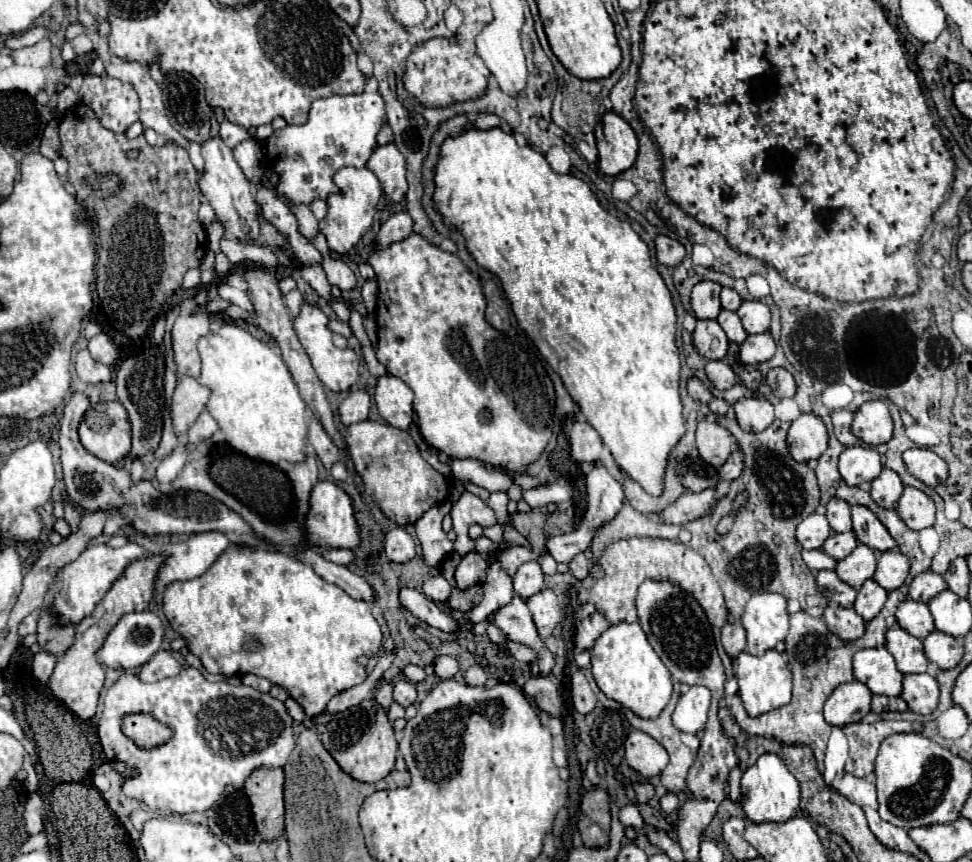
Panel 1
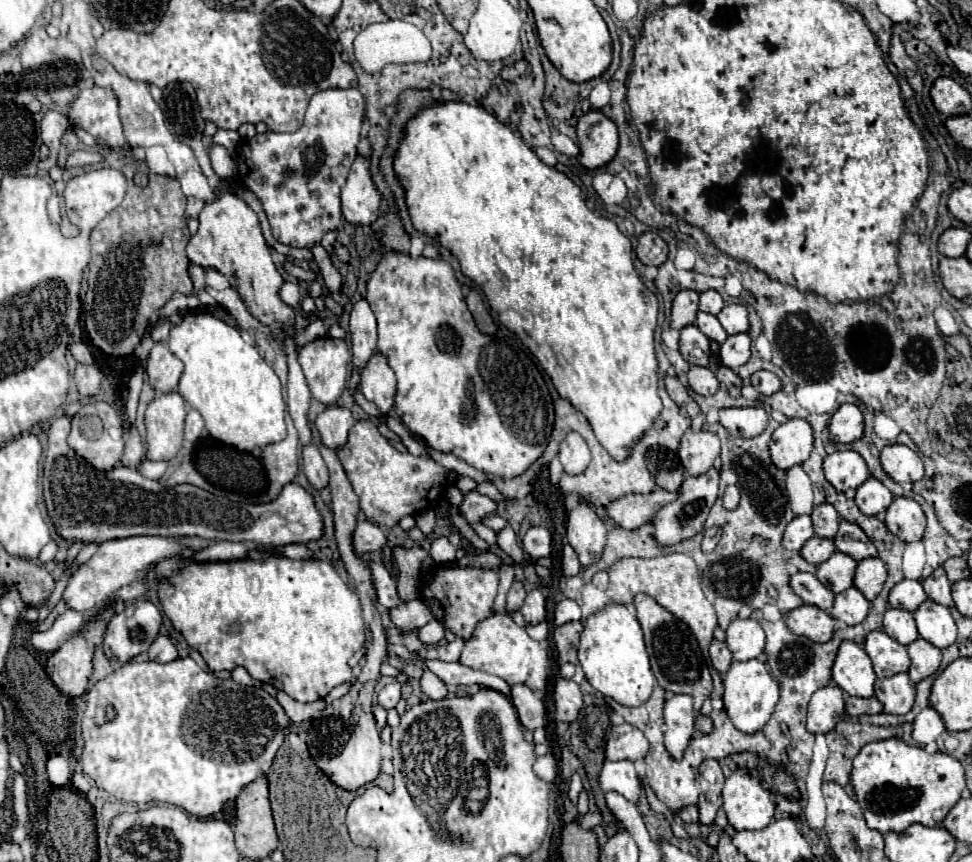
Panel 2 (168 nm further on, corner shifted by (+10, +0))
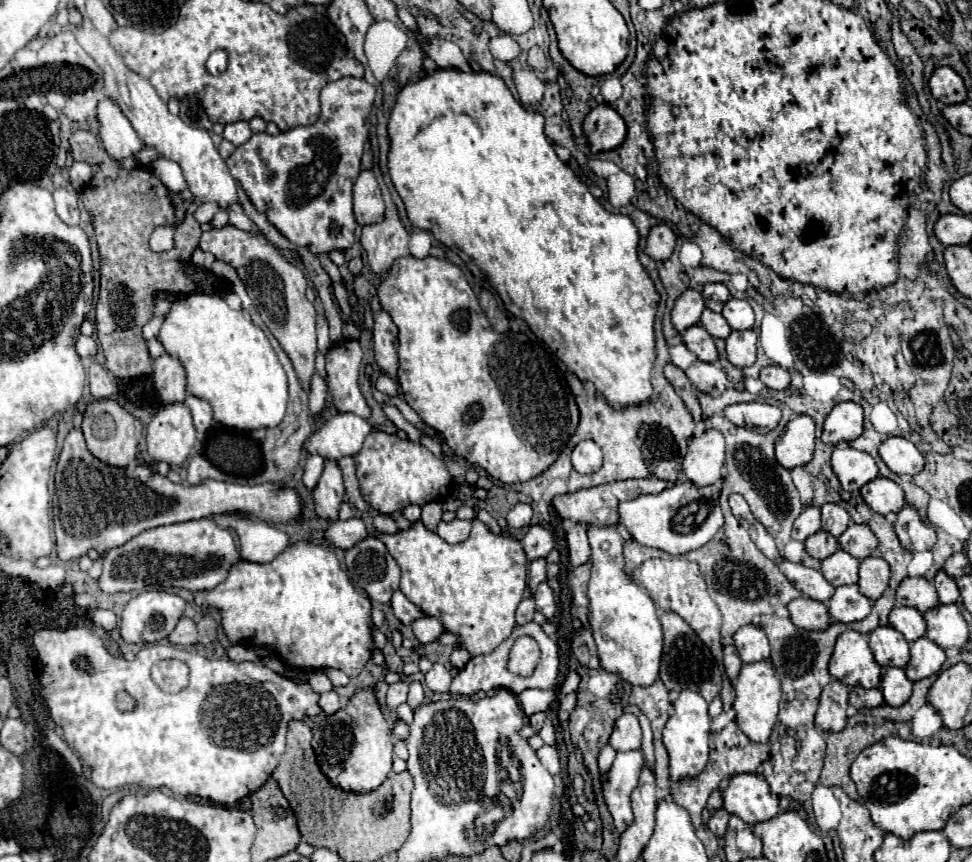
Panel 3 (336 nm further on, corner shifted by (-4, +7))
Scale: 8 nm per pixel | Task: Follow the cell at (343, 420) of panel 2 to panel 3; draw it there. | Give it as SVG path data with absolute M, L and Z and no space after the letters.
M336 413L306 441L308 453L318 453L326 459L356 455L370 433L370 423L354 413Z

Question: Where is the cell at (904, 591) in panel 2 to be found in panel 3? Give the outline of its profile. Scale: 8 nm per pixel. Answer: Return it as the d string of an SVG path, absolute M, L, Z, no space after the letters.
M906 577L896 589L896 607L902 605L916 607L918 611L926 613L928 609L938 605L936 587L924 577Z

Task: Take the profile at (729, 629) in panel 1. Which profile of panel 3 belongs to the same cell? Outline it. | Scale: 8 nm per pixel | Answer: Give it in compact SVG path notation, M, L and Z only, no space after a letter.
M726 645L724 647L724 669L726 669L726 675L730 679L734 679L740 673L740 667L742 667L742 661L740 661L740 655L738 655L736 647L734 645Z

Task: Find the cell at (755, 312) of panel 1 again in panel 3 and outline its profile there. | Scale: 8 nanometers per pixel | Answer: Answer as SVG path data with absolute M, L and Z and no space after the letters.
M732 297L728 305L724 305L722 315L732 329L752 329L756 321L754 309L750 307L750 303L744 299L736 299L736 297Z

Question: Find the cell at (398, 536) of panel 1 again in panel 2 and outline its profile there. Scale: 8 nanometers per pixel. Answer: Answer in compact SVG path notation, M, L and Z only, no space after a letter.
M368 520L356 526L352 540L354 540L354 552L358 552L358 556L366 556L368 552L378 552L386 546L386 536L380 530L380 526Z

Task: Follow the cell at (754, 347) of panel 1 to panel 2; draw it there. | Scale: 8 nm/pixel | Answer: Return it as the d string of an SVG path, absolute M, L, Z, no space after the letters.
M732 334L720 344L720 360L724 366L738 370L750 358L750 336L748 334Z

